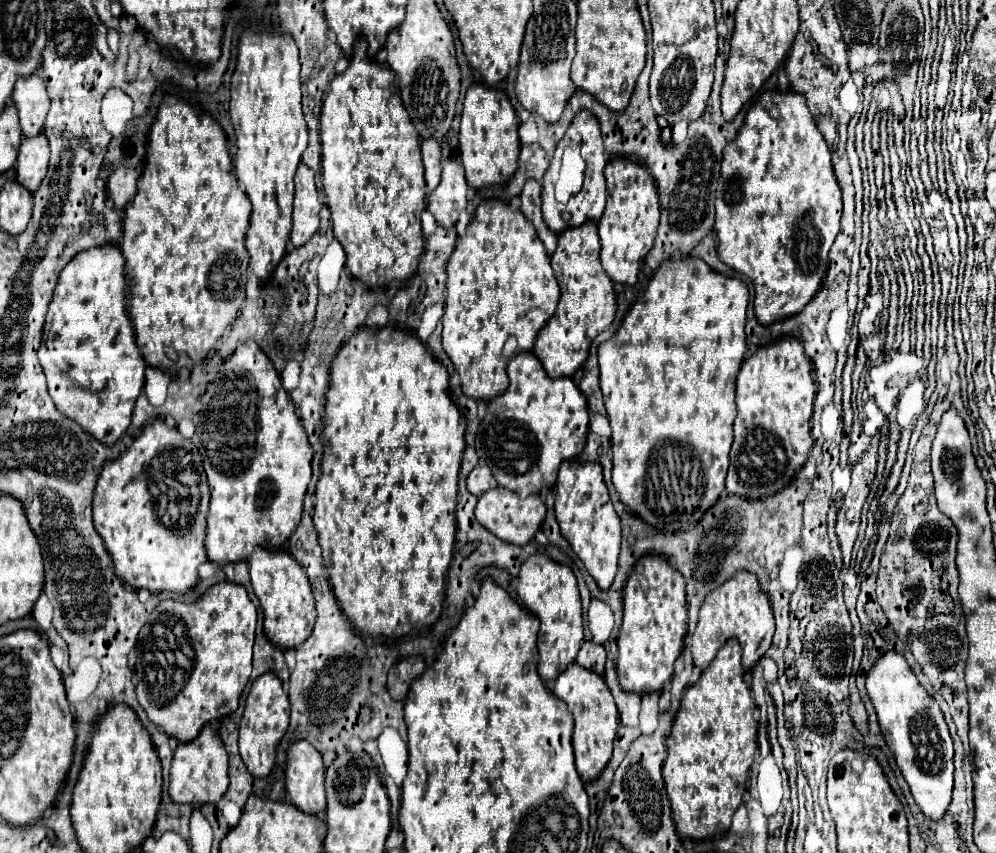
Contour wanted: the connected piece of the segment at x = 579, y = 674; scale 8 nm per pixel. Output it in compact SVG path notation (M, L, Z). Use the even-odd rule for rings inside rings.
M572 662L554 684L554 694L564 700L574 716L574 754L576 754L576 770L584 782L600 776L608 760L612 758L612 742L618 730L618 710L606 682L600 674L588 672L586 668Z

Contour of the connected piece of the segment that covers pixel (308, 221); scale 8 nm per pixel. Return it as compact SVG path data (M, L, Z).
M304 164L298 166L296 172L296 198L294 198L294 226L290 232L290 240L294 246L306 244L312 234L318 230L318 210L322 208L314 184L314 172Z

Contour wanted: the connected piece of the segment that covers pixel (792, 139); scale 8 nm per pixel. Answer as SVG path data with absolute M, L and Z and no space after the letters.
M768 90L750 106L738 136L724 148L716 188L718 256L754 284L754 310L760 324L798 314L818 292L828 268L828 252L840 232L842 198L832 170L830 148L818 130L802 92Z

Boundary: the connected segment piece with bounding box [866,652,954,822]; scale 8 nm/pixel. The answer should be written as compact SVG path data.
M896 652L884 654L866 676L868 698L878 714L882 736L896 758L904 780L910 786L912 798L920 812L932 822L940 822L948 810L952 796L952 738L938 702L932 700L918 684L904 656Z

